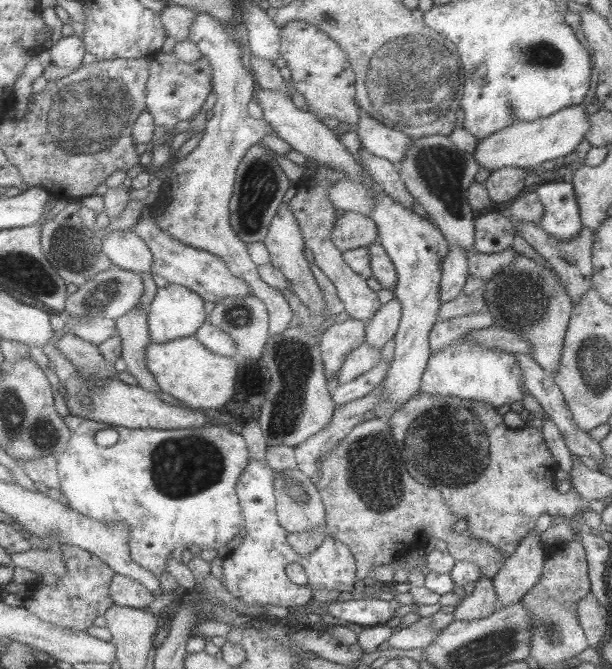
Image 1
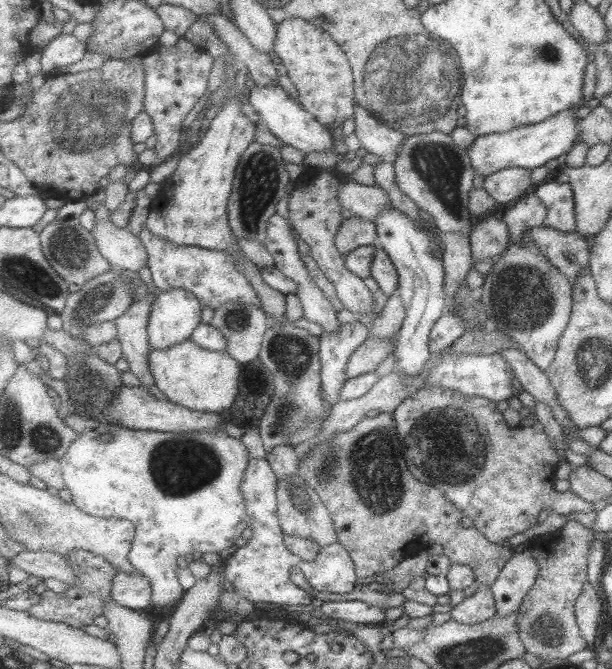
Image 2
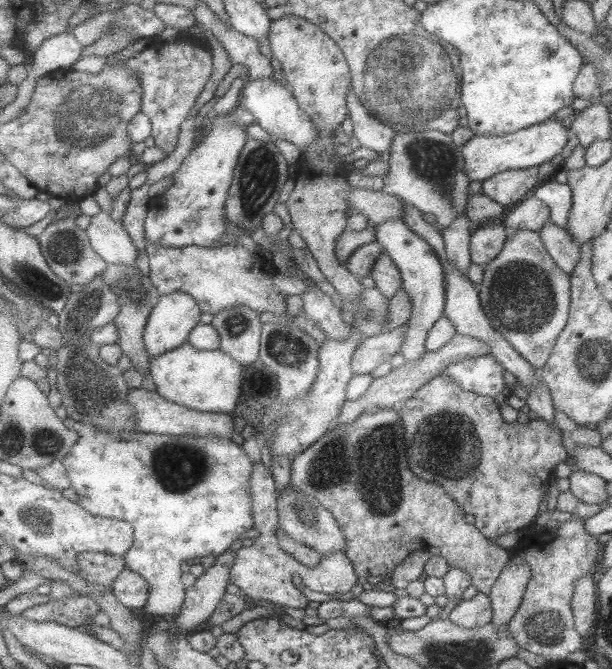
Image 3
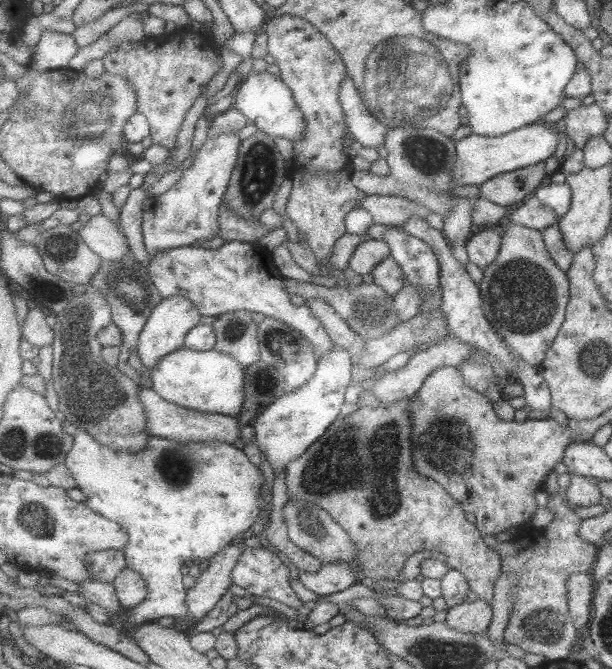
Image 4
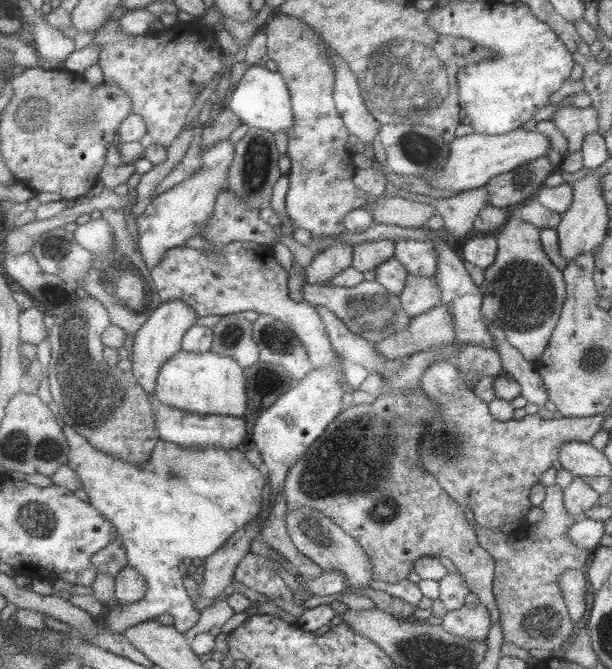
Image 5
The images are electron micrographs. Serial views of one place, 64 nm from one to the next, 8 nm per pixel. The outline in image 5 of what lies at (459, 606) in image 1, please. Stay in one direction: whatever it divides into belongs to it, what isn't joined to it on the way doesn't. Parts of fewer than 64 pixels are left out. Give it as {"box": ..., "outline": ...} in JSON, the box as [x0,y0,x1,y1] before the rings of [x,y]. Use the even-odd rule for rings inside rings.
{"box":[440,603,490,642],"outline":[[[480,603],[473,608],[462,606],[459,610],[446,612],[440,623],[447,632],[475,642],[486,640],[490,626],[489,613]]]}

